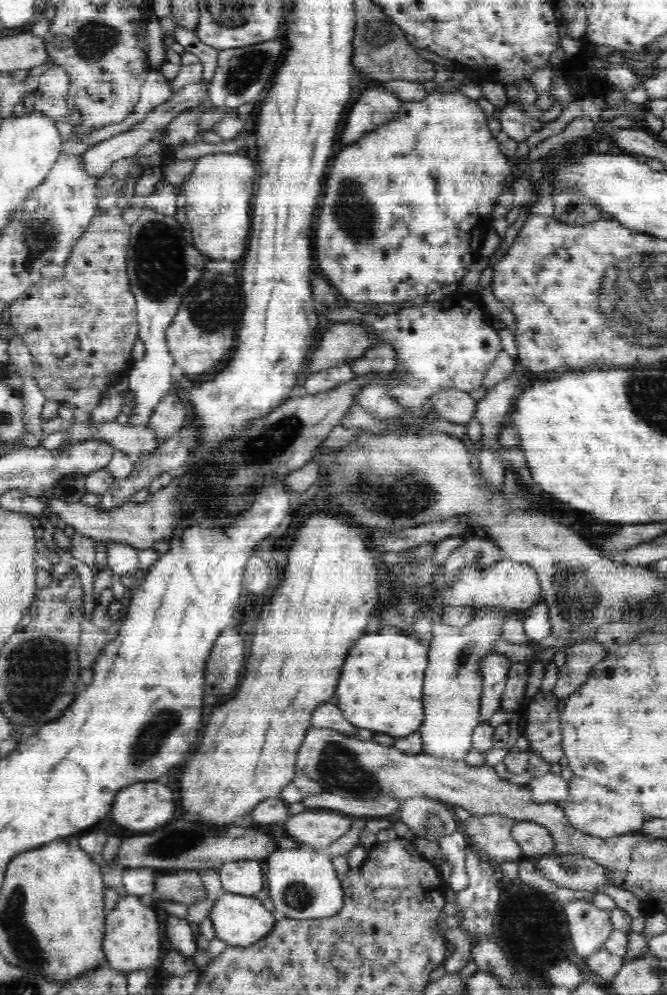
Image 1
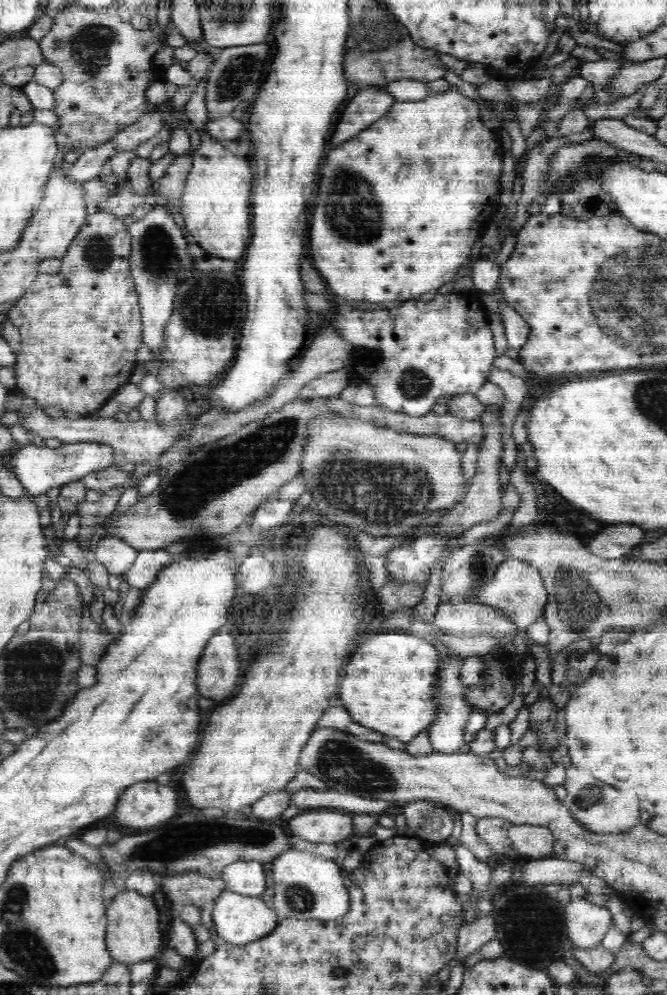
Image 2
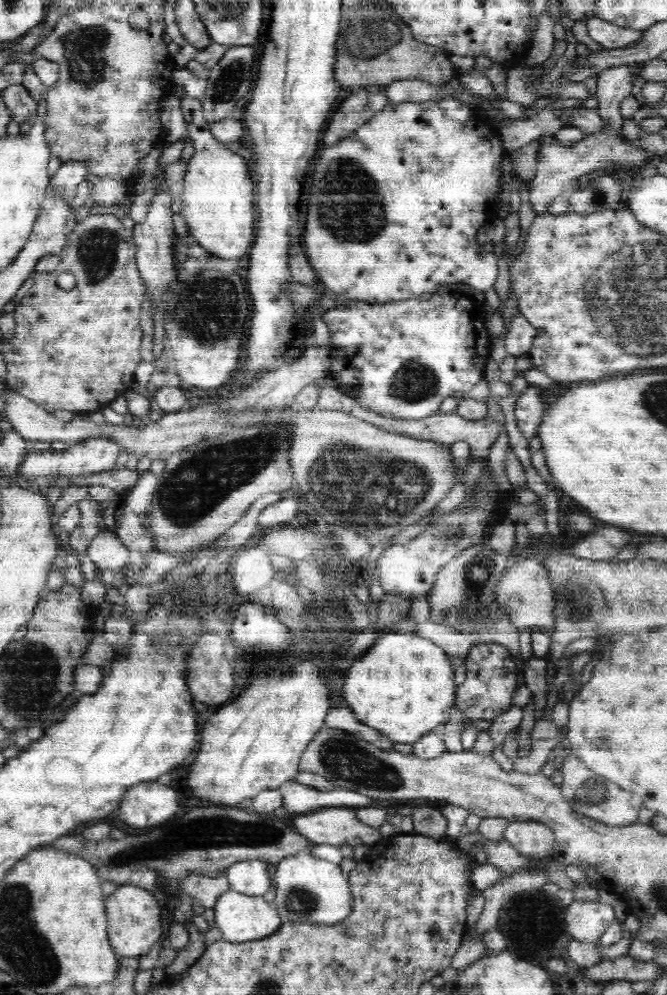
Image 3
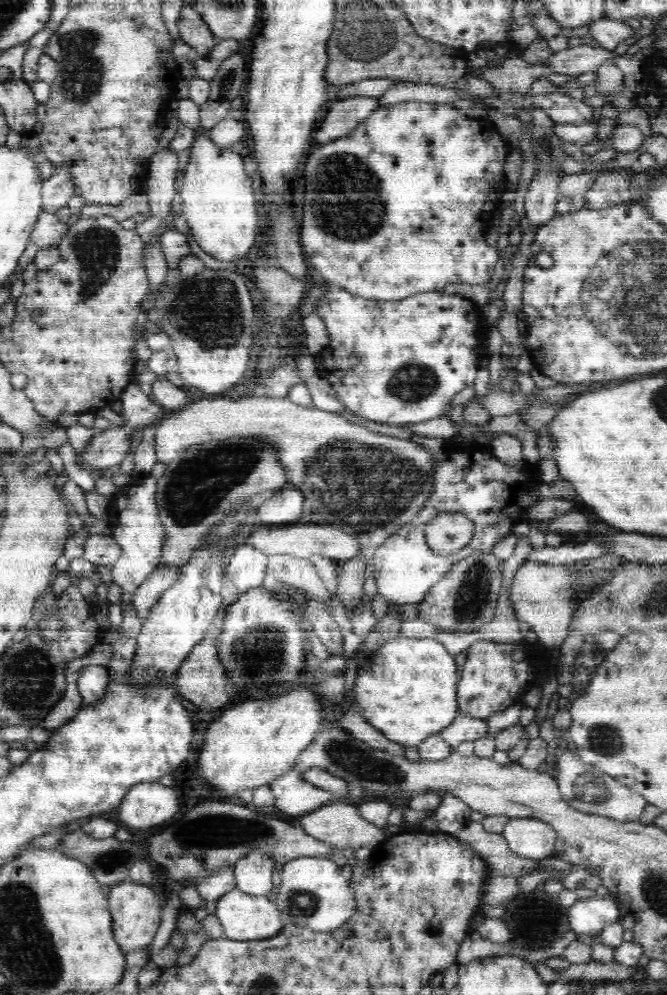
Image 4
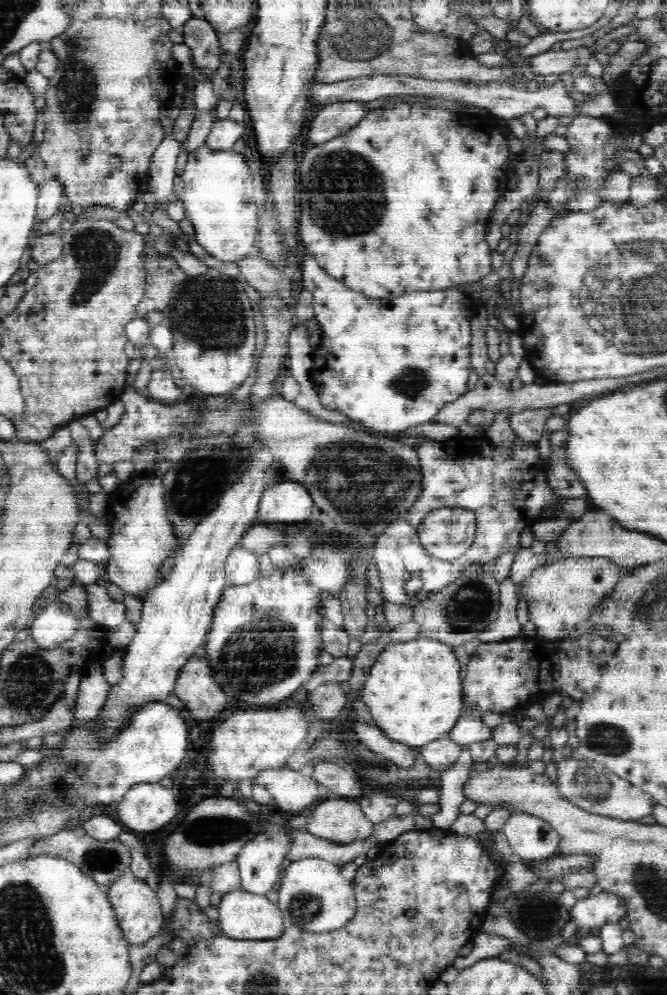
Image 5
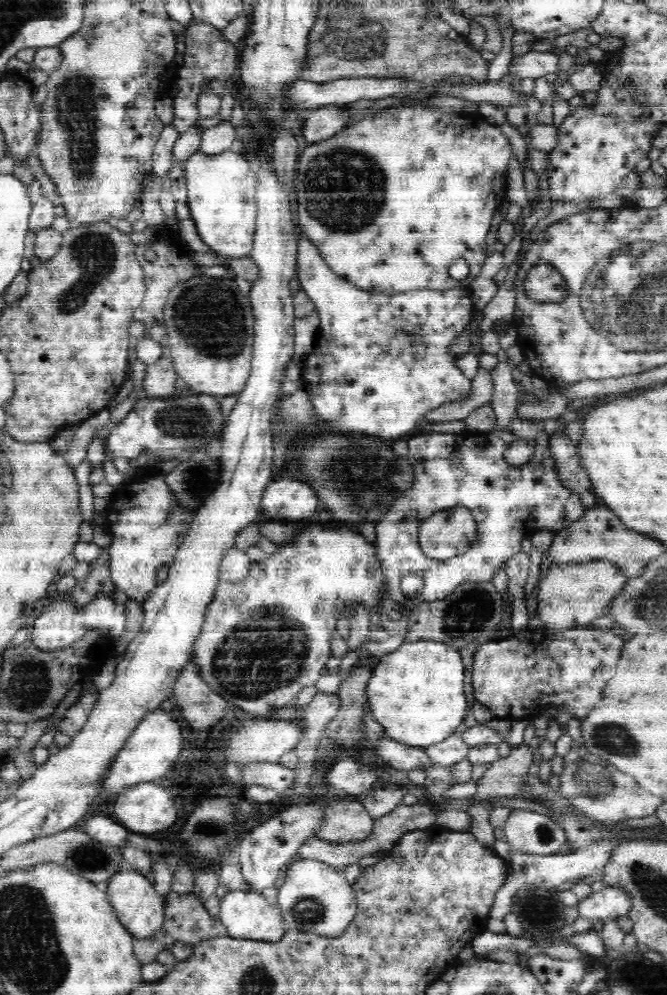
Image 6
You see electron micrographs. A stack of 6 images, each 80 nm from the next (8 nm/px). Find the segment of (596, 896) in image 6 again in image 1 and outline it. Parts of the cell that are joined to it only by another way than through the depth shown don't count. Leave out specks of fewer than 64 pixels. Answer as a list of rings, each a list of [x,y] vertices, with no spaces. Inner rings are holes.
[[[578,898],[563,904],[577,954],[586,957],[604,949],[606,940],[614,930],[611,911]]]

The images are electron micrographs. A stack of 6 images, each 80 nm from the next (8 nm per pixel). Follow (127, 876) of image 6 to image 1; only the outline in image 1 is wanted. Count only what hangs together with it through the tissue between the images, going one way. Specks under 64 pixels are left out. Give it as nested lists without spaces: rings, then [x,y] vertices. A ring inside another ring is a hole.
[[[136,896],[120,897],[115,907],[106,915],[105,937],[102,950],[106,954],[107,964],[116,972],[128,975],[133,970],[147,970],[157,967],[160,962],[162,934],[156,912],[148,906],[142,906]]]

